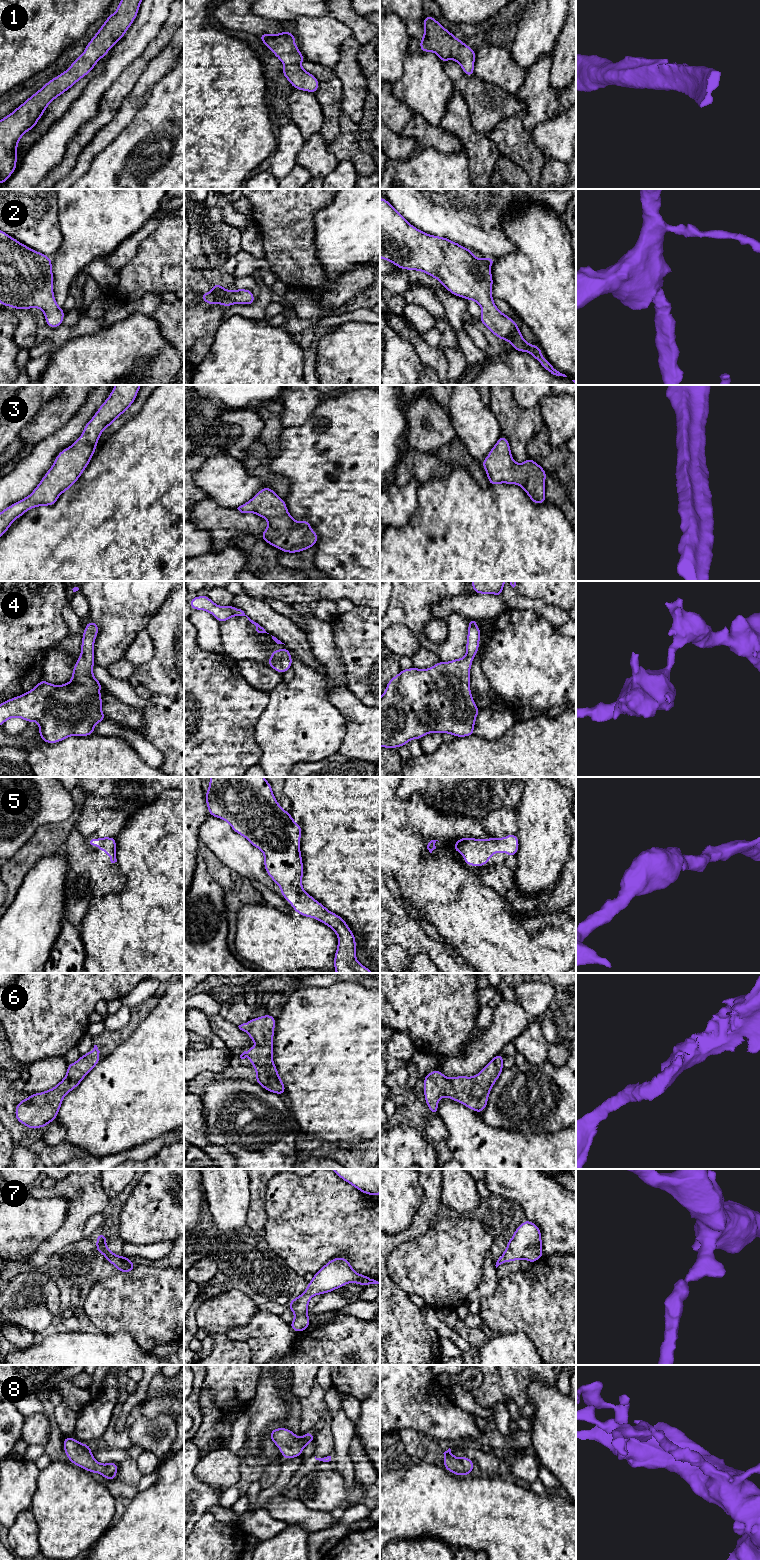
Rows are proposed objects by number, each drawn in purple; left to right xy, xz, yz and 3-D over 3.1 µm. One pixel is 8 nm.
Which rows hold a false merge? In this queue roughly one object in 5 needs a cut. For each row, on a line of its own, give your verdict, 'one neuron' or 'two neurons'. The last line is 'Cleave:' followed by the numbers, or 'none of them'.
1: one neuron
2: one neuron
3: one neuron
4: one neuron
5: one neuron
6: one neuron
7: one neuron
8: one neuron
Cleave: none of them

